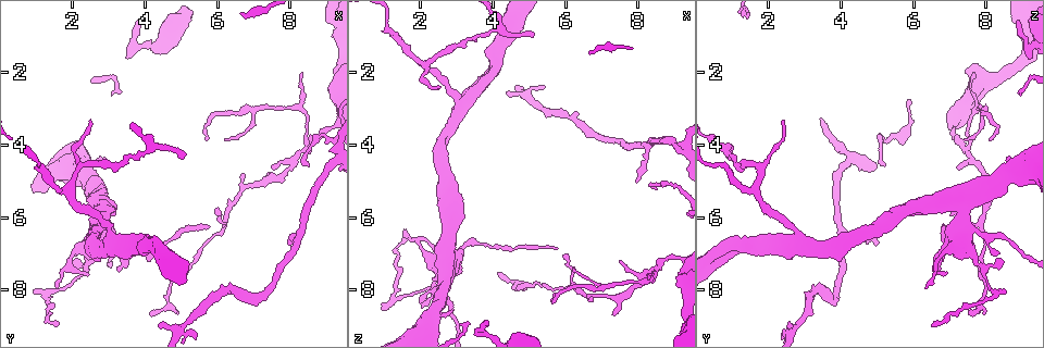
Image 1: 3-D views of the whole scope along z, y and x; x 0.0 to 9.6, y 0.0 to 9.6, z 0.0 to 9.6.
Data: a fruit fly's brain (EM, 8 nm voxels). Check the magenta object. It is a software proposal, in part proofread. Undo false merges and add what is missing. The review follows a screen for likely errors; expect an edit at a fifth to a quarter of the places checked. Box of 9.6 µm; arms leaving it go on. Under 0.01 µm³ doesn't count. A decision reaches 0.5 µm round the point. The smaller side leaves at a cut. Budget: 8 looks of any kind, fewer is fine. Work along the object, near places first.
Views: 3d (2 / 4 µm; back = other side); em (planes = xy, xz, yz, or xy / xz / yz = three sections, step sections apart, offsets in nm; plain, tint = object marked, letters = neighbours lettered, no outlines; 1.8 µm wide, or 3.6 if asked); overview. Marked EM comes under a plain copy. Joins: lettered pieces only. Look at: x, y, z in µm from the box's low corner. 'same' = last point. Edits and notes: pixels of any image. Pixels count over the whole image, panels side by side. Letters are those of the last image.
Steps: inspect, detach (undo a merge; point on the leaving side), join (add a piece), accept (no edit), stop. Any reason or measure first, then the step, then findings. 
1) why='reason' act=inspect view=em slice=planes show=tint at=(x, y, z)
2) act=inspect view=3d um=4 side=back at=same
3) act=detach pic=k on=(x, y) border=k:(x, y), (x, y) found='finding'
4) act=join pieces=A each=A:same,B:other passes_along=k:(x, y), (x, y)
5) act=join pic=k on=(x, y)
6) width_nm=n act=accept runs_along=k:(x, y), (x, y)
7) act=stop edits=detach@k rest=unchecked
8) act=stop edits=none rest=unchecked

why='arms part here' act=inspect view=em slice=planes show=letters at=(8.55, 4.10, 7.40)

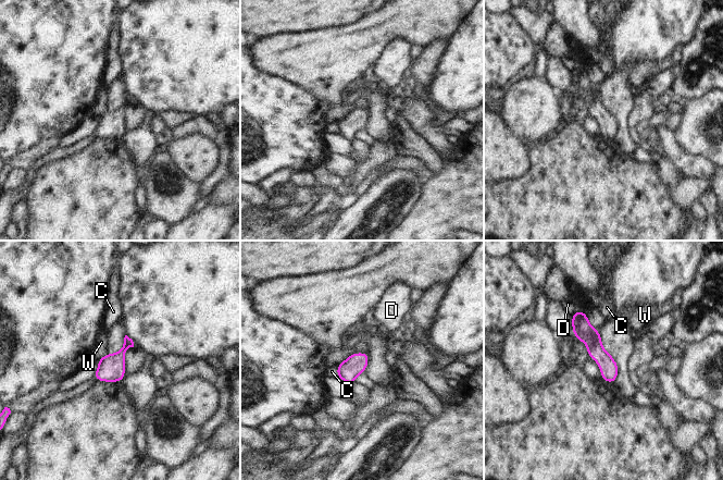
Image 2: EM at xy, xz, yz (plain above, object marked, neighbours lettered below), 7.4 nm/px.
width_nm=130 act=accept each=C:other,D:other,W:other runs_along=2:(577, 314), (612, 379) found='continuous, no second cell'

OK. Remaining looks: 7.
why='an open end' act=inspect view=em slice=planes show=letters at=(8.55, 4.55, 5.15)

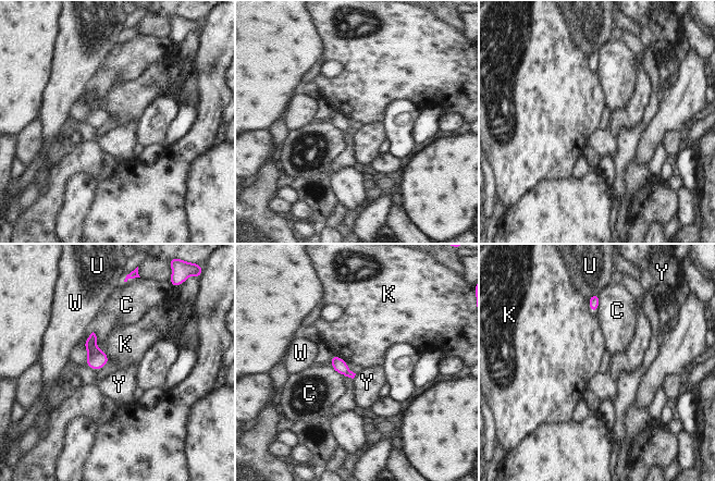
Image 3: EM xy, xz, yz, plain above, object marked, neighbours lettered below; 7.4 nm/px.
width_nm=110 act=accept each=C:other,K:other,U:other,W:other,Y:other border=3:(588, 299), (588, 306), (596, 313) found='no lettered piece goes on from it'

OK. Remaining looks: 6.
why='arms part here' act=inspect view=3d um=2 at=(8.30, 6.30, 4.00)

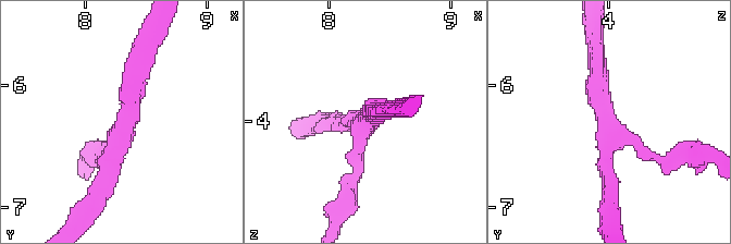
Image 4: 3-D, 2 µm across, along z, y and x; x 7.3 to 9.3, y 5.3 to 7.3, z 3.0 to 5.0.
arms=3 act=inspect view=em slice=planes show=letters at=(8.34, 6.36, 4.02)

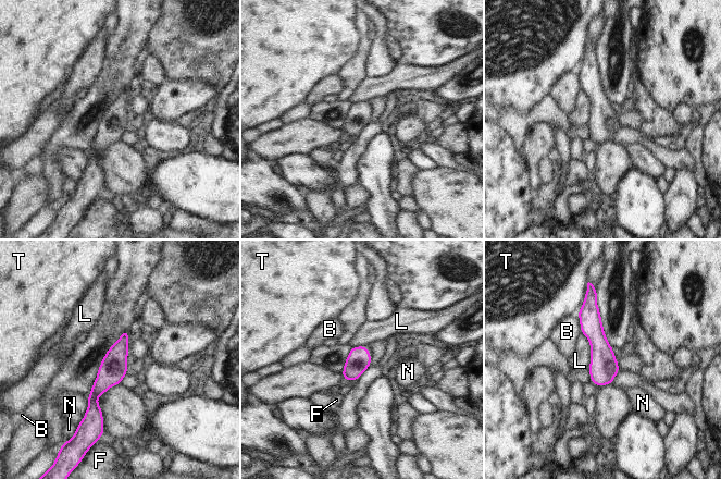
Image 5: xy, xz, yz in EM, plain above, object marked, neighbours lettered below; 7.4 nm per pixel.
act=accept each=B:other,F:other,L:other,N:other,T:other found='one cell here'

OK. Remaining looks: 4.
act=stop edits=none rest=unchecked

